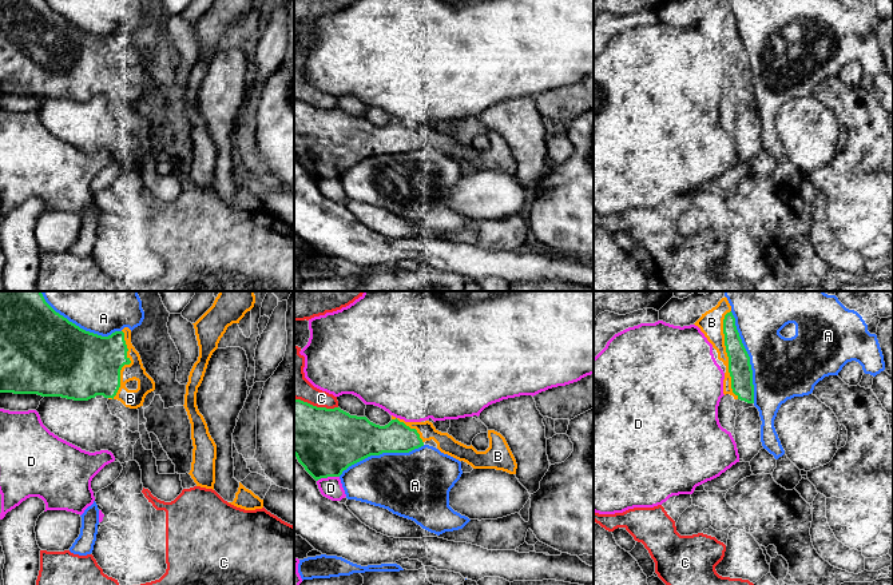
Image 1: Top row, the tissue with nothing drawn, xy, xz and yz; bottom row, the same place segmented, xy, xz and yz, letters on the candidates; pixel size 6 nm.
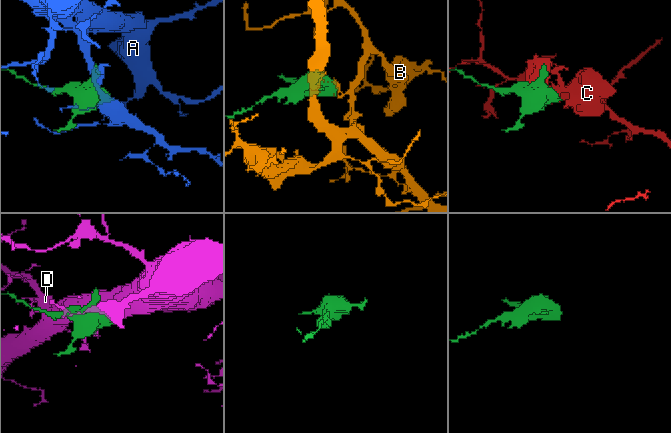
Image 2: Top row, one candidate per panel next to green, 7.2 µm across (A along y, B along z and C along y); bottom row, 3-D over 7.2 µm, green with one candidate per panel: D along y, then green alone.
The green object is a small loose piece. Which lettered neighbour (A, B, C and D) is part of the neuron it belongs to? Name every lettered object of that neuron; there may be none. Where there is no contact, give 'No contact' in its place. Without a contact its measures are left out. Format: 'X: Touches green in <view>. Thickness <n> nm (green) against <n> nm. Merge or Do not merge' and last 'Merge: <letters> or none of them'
A: Touches green in yz. Thickness 140 nm (green) against 360 nm. Do not merge
B: Touches green in yz. Thickness 140 nm (green) against 140 nm. Merge
C: Touches green in xz. Thickness 400 nm (green) against 160 nm. Do not merge
D: Touches green in xz. Thickness 400 nm (green) against 130 nm. Do not merge
Merge: B

